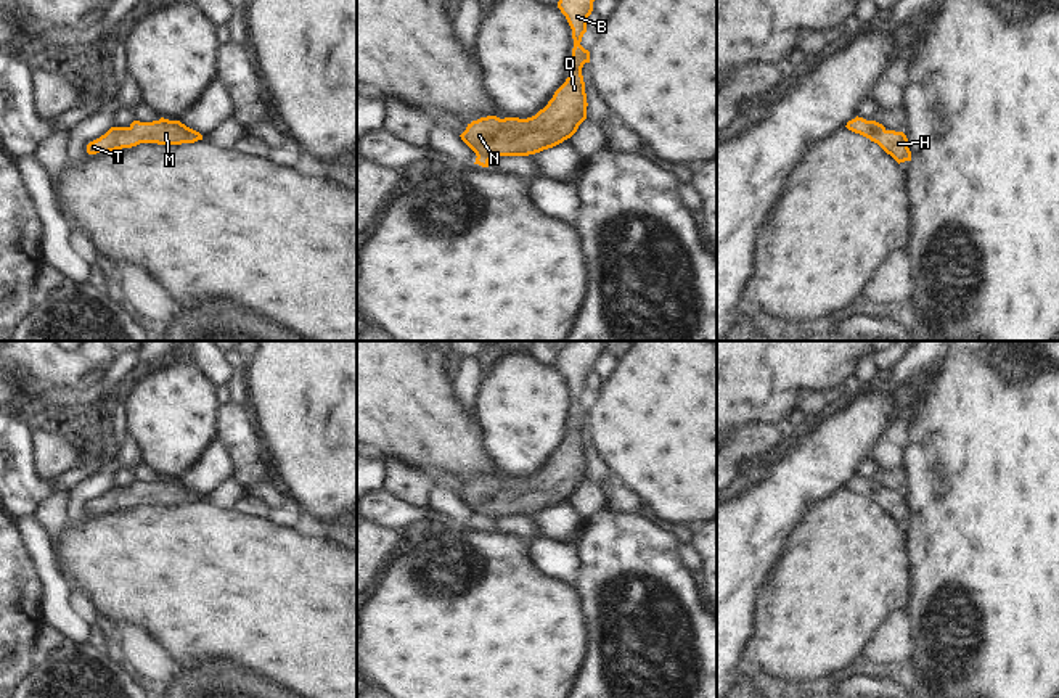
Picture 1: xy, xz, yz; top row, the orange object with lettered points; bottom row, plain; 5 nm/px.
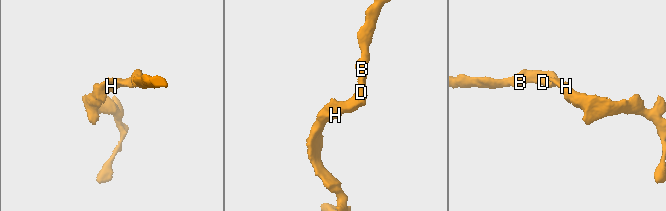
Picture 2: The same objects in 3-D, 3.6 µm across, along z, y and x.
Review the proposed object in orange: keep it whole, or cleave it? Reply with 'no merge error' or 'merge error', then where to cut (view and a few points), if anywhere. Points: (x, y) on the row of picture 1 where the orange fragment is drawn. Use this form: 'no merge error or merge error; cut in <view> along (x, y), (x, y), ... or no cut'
no merge error; no cut

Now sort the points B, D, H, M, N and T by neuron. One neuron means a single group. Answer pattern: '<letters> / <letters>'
B D H M N T

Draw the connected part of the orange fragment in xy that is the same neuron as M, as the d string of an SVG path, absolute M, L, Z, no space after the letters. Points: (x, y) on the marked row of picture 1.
M161 117L153 122L133 121L129 127L111 127L104 135L87 145L88 154L132 148L140 143L182 145L202 140L202 135L180 121Z

